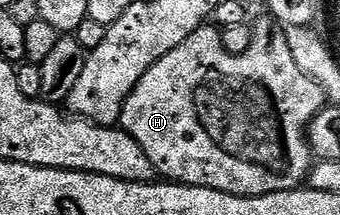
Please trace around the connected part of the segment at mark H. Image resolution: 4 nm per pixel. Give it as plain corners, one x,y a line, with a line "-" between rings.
264,17
253,23
253,42
251,48
243,55
234,55
225,49
218,26
204,25
196,29
190,37
181,41
181,45
177,45
177,49
173,49
173,53
165,53
165,57
161,57
161,61
157,61
157,65
150,67
145,73
145,77
141,77
141,81
137,81
133,93
129,93
129,97
125,101
119,123
122,130
131,135
133,141
137,141
137,145
141,145
141,149
145,149
145,157
149,157
156,172
164,180
189,187
208,187
230,195
272,195
282,191
293,191
306,184
307,174
311,172
313,166
313,152
311,143
307,140
307,128
324,106
323,86
308,77
299,68
297,61
293,61
293,53
287,44
286,30
270,18

